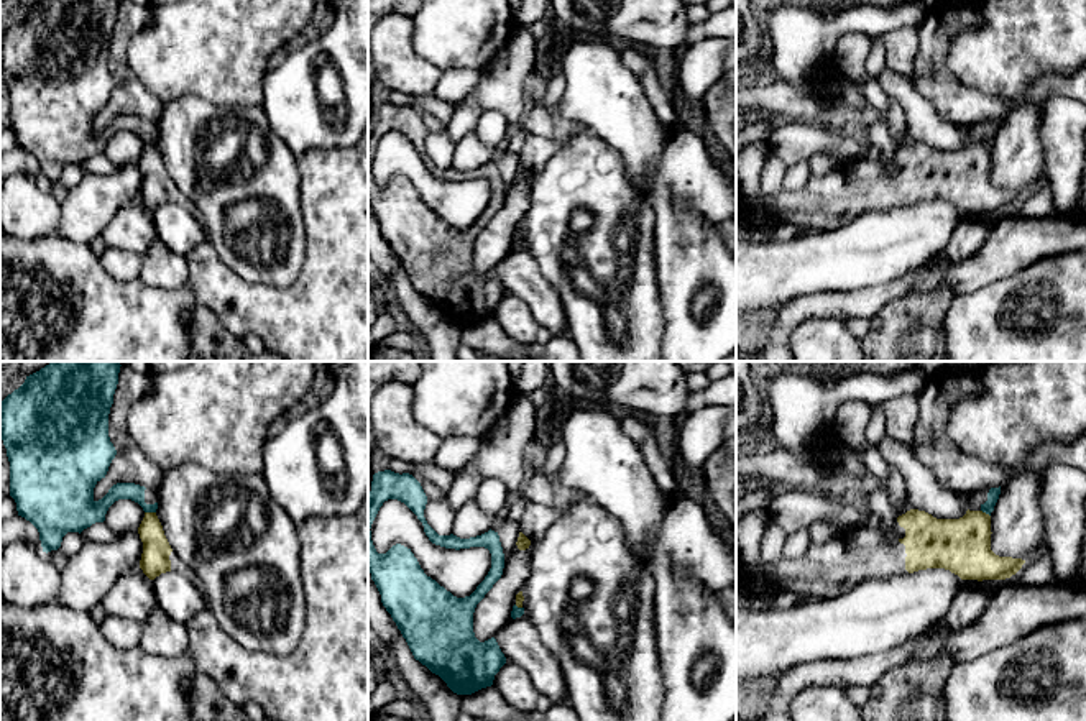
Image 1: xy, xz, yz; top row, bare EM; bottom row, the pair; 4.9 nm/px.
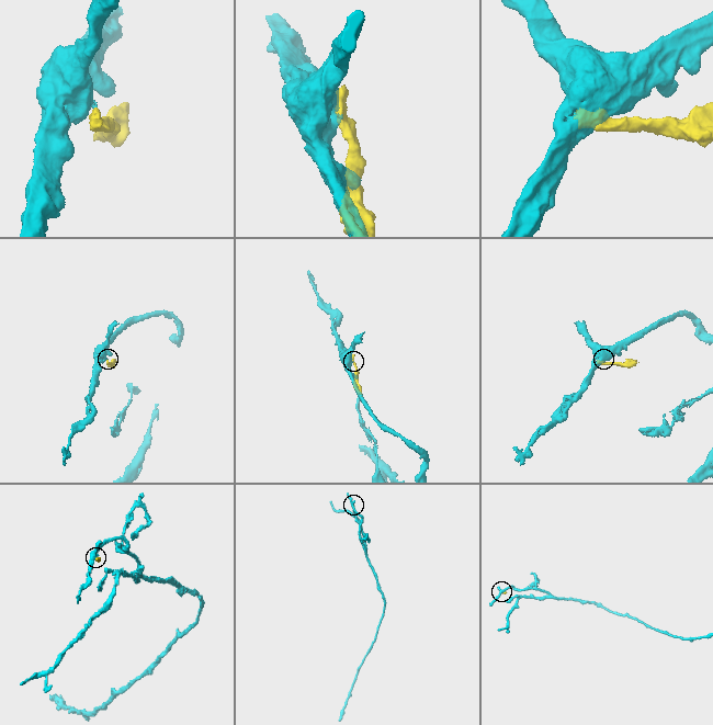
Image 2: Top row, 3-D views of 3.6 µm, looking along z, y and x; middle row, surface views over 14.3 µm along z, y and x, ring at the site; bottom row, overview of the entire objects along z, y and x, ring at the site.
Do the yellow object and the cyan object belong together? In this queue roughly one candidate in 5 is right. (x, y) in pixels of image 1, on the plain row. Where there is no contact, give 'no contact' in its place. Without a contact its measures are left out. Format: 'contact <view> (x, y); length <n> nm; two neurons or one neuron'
contact xy (150, 145); length 60 nm; two neurons

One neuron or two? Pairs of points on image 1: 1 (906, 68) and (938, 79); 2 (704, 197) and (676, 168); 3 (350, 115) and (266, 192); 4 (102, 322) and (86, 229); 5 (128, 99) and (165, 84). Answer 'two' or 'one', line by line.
1: two
2: one
3: two
4: two
5: two

